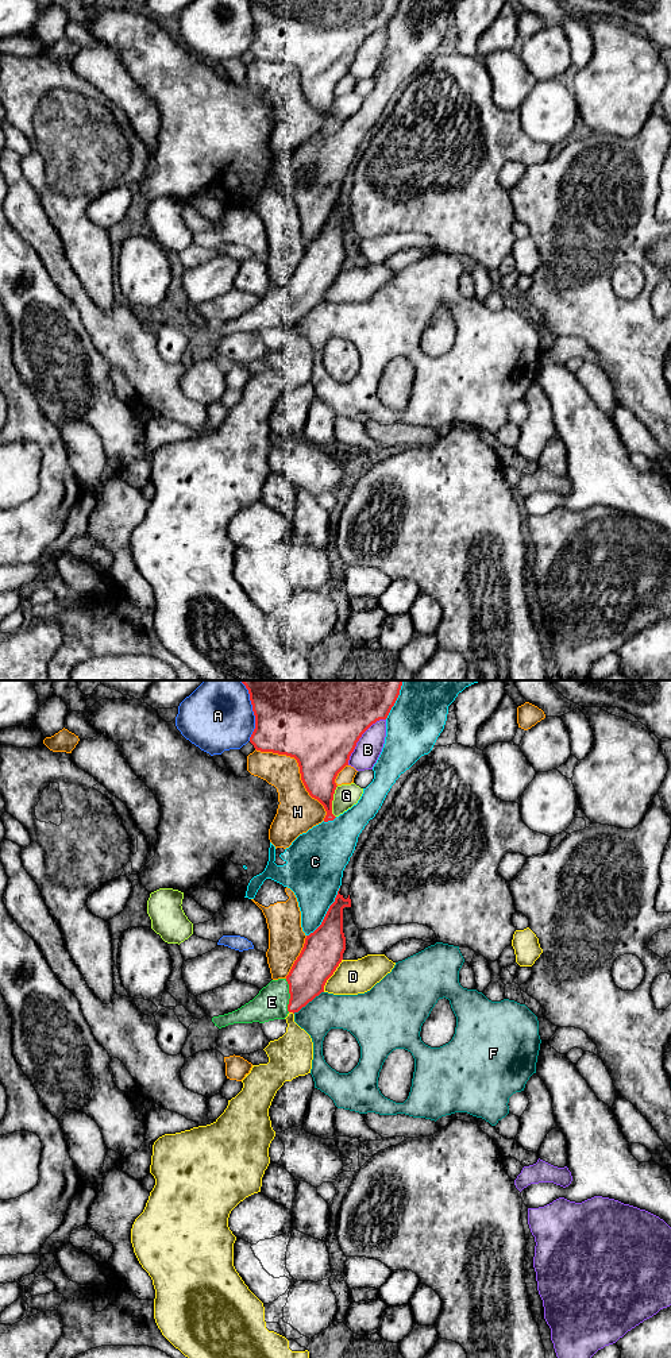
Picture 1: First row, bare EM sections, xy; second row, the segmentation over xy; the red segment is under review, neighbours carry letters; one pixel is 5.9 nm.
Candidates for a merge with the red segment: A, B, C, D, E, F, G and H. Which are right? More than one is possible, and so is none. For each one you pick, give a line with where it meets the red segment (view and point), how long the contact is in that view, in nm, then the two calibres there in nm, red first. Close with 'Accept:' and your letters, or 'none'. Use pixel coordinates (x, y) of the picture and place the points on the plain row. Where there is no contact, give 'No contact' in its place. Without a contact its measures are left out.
E: Touches red at xy (290, 304). Shared border 200 nm. Thickness 220 nm (red) against 190 nm
Accept: E

